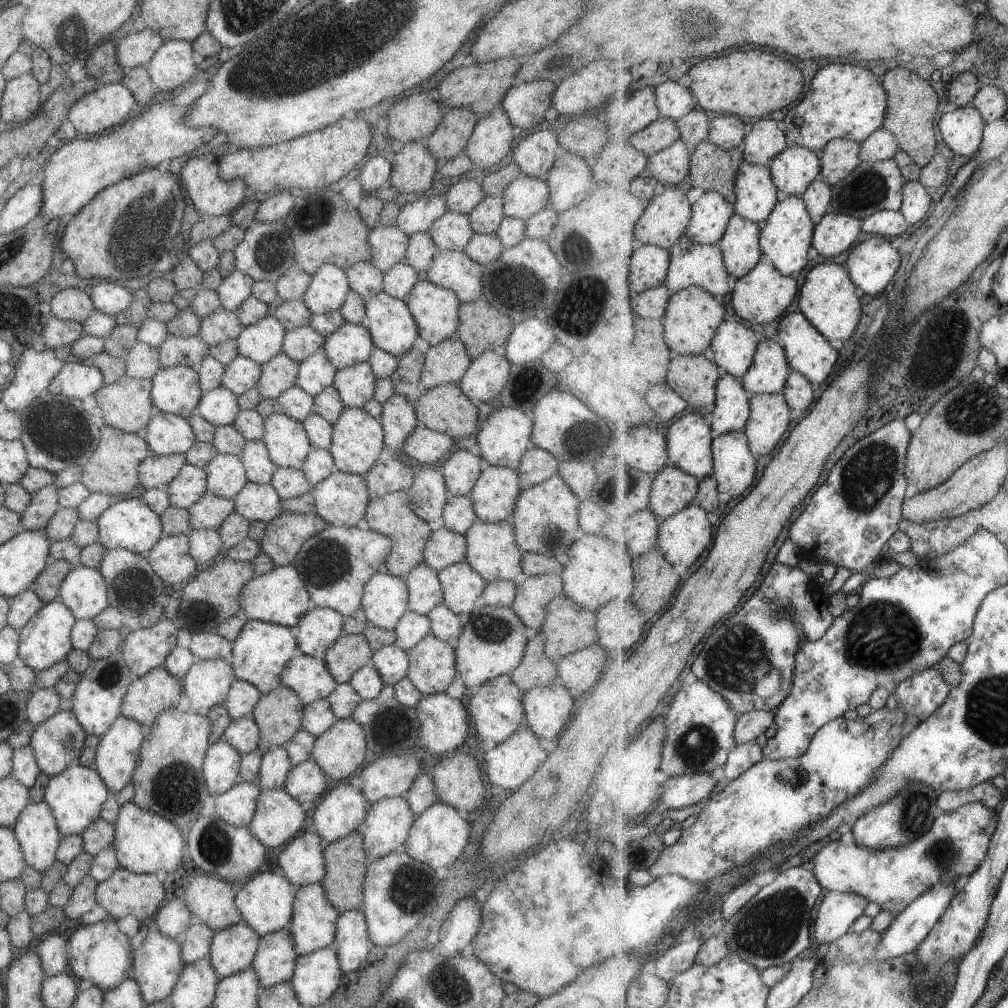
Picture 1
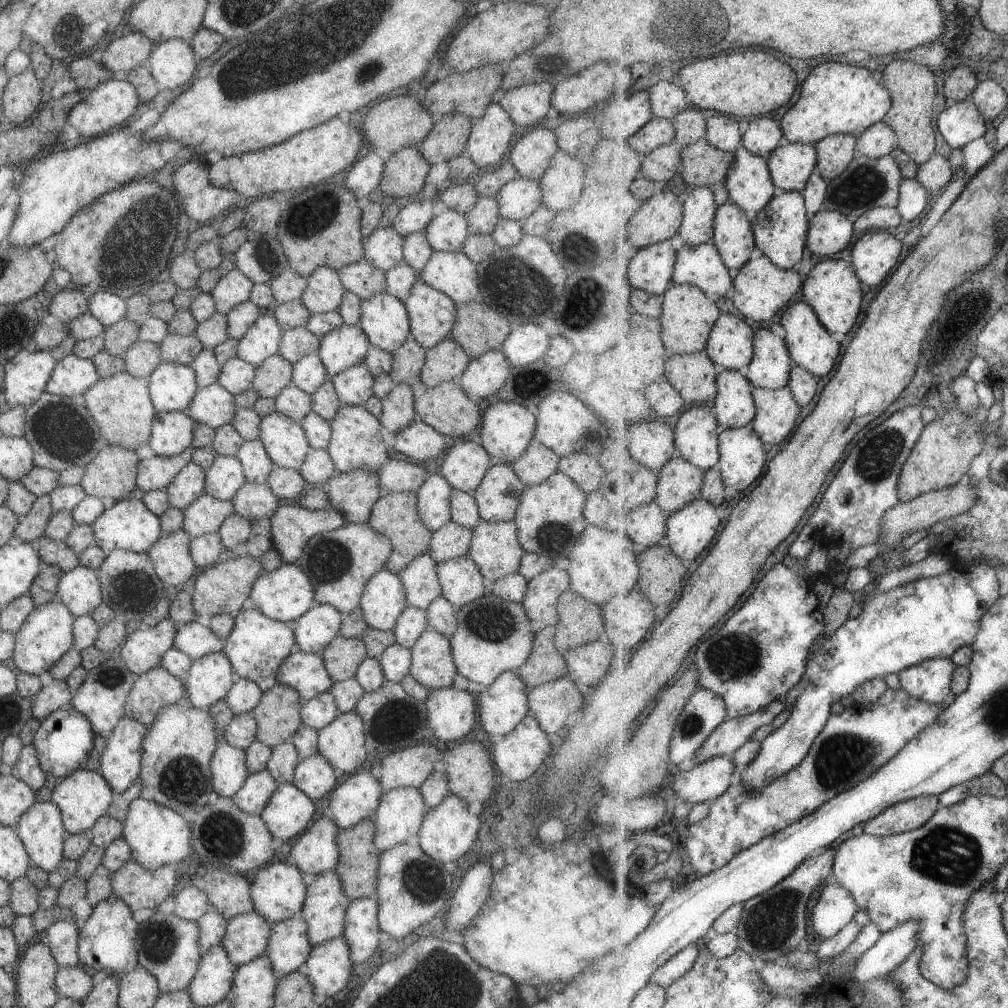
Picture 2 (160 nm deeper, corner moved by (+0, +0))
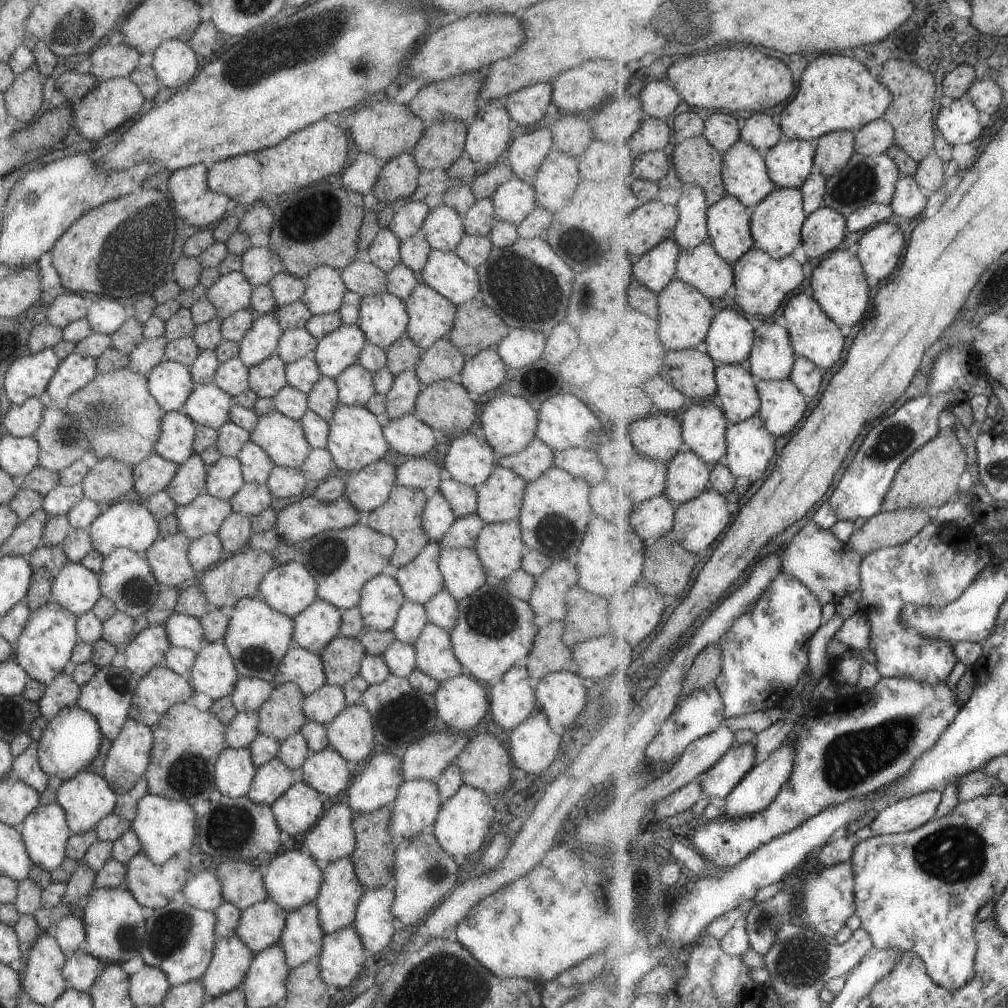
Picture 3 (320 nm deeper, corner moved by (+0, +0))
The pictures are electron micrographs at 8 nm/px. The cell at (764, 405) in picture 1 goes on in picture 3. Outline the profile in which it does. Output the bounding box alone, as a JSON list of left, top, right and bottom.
[757,379,809,436]

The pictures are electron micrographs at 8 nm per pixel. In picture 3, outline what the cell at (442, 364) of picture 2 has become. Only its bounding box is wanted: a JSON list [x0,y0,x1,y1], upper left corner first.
[413,337,464,386]

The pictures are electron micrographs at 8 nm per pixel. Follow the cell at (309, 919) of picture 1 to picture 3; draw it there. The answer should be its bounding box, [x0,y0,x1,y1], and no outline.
[311,856,364,935]

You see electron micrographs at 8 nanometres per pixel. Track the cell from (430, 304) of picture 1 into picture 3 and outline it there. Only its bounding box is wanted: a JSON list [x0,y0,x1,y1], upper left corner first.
[404,282,455,351]

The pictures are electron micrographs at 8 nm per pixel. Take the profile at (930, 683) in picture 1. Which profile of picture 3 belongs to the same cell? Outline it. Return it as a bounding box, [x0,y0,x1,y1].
[858,517,993,684]

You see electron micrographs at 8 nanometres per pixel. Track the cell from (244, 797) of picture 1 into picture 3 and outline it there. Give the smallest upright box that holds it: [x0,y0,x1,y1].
[245,756,298,806]

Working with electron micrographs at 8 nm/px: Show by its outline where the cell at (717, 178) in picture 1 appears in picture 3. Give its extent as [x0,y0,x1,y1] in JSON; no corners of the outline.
[672,134,728,204]

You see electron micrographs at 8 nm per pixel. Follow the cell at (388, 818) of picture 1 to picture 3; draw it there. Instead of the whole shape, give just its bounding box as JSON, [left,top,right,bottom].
[387,779,443,841]

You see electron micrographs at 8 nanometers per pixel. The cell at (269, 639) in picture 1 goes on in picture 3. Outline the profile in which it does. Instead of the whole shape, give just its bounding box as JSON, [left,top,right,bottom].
[222,598,292,682]

